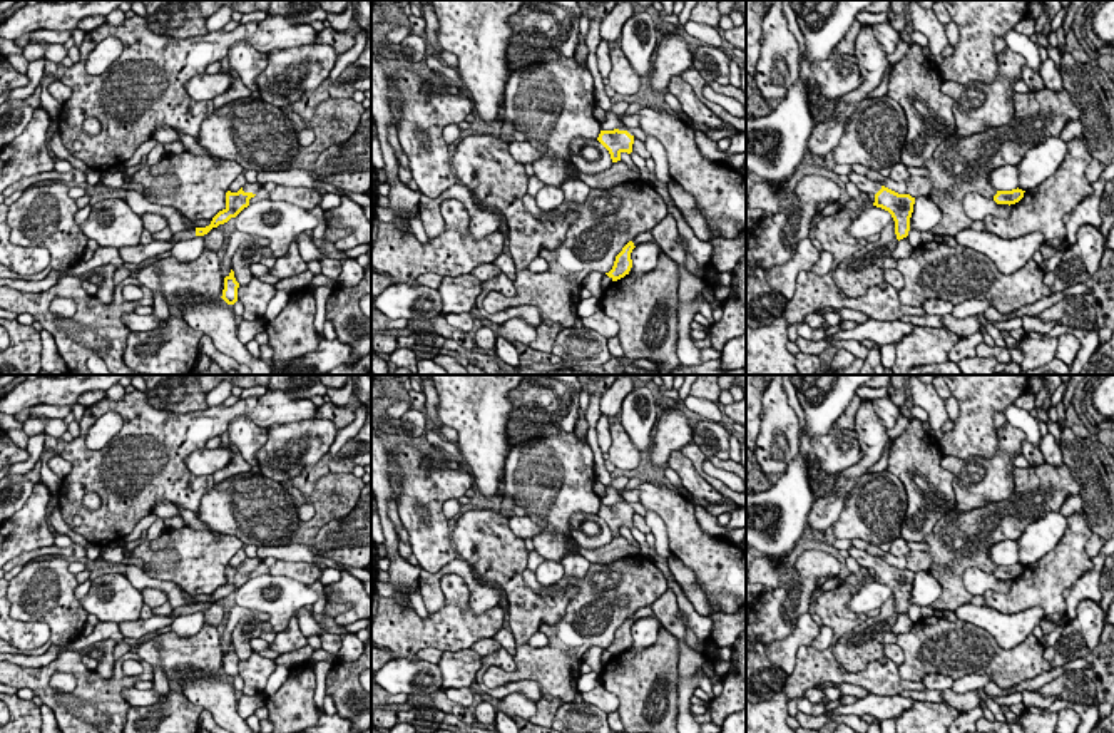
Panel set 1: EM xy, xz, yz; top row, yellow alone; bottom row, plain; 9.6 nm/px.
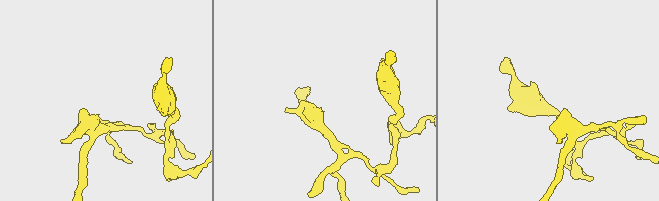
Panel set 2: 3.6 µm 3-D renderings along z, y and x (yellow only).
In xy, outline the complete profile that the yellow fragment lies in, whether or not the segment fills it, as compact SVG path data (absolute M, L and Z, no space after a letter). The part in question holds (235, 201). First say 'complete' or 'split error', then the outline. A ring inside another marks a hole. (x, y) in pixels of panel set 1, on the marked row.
split error; M246 182L238 192L226 192L226 208L219 211L209 226L196 228L196 236L207 234L212 228L227 223L231 218L236 218L244 208L249 206L249 199L258 194L261 189L259 182Z

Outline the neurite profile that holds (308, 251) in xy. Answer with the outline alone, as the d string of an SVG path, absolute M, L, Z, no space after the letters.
M301 233L294 239L298 241L299 254L306 263L321 259L321 253L314 246L311 236L308 236L306 233Z

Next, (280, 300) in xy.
M276 291L276 295L273 296L273 300L266 308L264 318L268 321L276 318L283 311L283 308L288 305L288 301L289 301L288 291Z

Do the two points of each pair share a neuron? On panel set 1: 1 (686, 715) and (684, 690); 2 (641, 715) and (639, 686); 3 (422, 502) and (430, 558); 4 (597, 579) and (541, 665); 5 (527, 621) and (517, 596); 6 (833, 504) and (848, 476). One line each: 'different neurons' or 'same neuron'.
1: same neuron
2: same neuron
3: same neuron
4: same neuron
5: same neuron
6: same neuron

